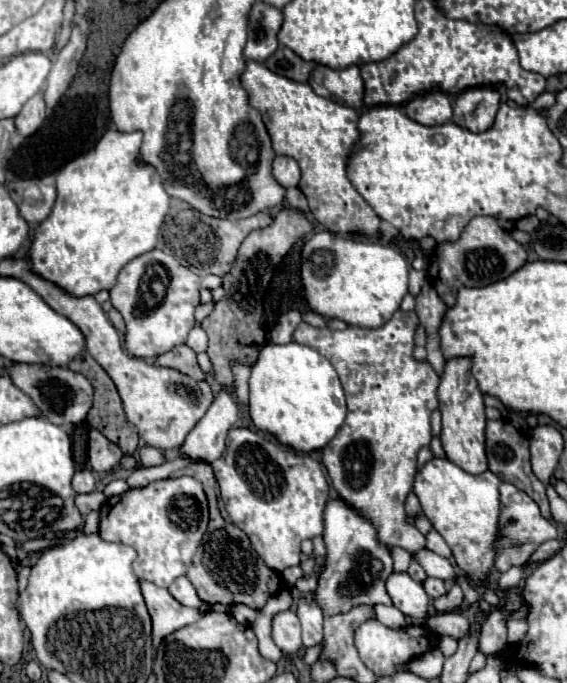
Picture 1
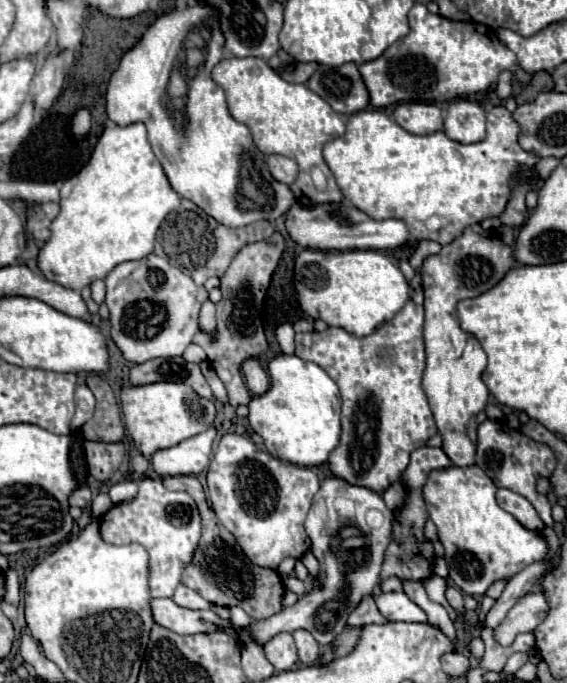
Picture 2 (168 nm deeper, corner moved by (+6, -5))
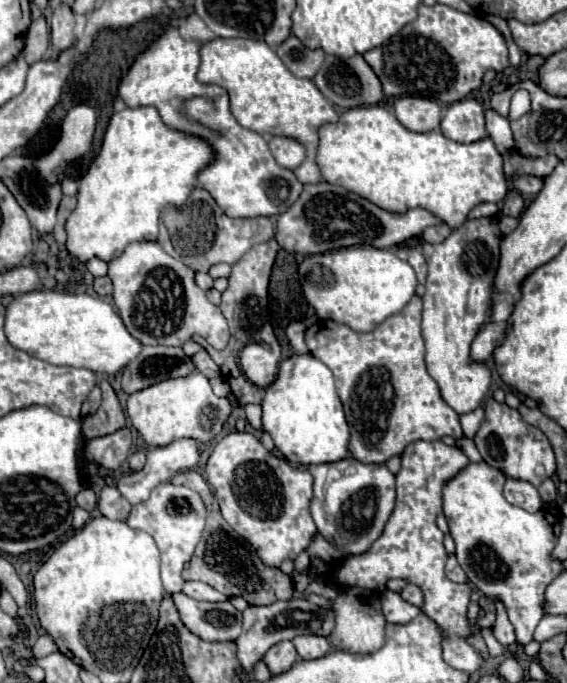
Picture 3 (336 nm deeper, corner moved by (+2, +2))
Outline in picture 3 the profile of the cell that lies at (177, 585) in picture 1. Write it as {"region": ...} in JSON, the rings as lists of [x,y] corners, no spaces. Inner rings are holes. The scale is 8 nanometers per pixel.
{"region":[[[185,582],[183,592],[187,596],[191,596],[193,600],[207,600],[207,602],[223,602],[223,600],[227,600],[225,594],[217,592],[215,588],[211,588],[205,582]]]}

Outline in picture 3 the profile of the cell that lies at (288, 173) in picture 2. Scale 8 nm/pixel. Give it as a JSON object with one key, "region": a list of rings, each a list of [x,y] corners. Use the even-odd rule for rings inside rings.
{"region":[[[273,136],[271,142],[269,142],[269,150],[275,156],[277,164],[283,166],[283,168],[289,168],[289,170],[299,168],[301,162],[305,160],[305,148],[291,138]]]}

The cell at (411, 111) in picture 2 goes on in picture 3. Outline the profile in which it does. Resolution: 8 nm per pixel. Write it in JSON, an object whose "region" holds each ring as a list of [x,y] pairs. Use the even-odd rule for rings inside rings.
{"region":[[[401,96],[395,100],[395,116],[413,132],[431,132],[439,128],[441,106],[429,98]]]}

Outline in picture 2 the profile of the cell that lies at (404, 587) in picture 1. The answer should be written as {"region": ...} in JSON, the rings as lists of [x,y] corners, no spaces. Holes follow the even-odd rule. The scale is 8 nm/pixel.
{"region":[[[381,593],[375,597],[377,609],[387,621],[409,621],[409,623],[427,623],[427,615],[421,607],[411,603],[405,593]]]}

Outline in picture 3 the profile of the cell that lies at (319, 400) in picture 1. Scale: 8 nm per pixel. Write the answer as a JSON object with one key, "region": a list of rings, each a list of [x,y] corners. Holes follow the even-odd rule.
{"region":[[[295,354],[279,364],[277,380],[263,394],[263,430],[273,438],[277,450],[281,450],[289,460],[301,464],[321,464],[321,462],[337,462],[349,456],[349,426],[343,414],[341,400],[337,396],[333,372],[311,354]]]}

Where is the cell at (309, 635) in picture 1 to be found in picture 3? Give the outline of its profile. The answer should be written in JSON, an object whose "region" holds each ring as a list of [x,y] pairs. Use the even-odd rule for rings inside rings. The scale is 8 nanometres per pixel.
{"region":[[[297,636],[293,640],[295,648],[297,648],[297,654],[303,658],[303,660],[315,660],[315,658],[321,658],[329,652],[329,642],[327,638],[323,636]]]}

